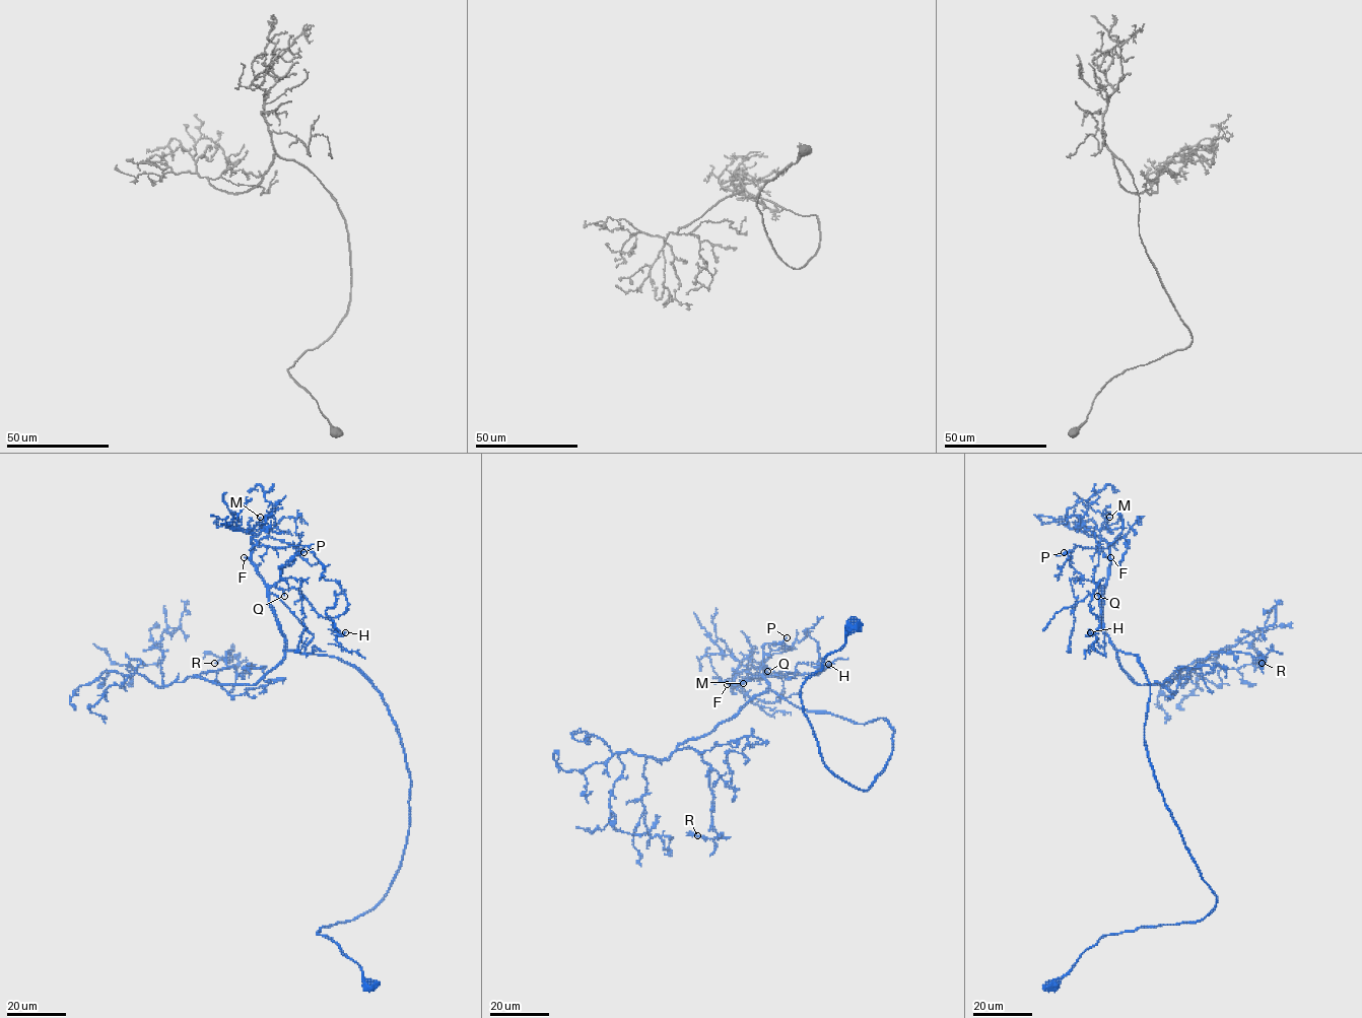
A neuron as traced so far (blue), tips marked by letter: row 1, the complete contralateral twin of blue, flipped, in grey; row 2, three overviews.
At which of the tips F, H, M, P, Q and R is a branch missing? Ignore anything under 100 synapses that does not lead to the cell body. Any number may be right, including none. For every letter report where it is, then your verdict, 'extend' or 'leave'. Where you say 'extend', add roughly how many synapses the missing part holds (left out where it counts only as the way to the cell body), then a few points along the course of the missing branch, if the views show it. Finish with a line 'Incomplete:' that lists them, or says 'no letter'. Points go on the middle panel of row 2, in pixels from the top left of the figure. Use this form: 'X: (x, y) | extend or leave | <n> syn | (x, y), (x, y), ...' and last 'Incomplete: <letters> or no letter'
F: (727, 684) | leave
H: (828, 664) | leave
M: (743, 683) | leave
P: (787, 637) | leave
Q: (767, 671) | leave
R: (697, 835) | leave
Incomplete: no letter

